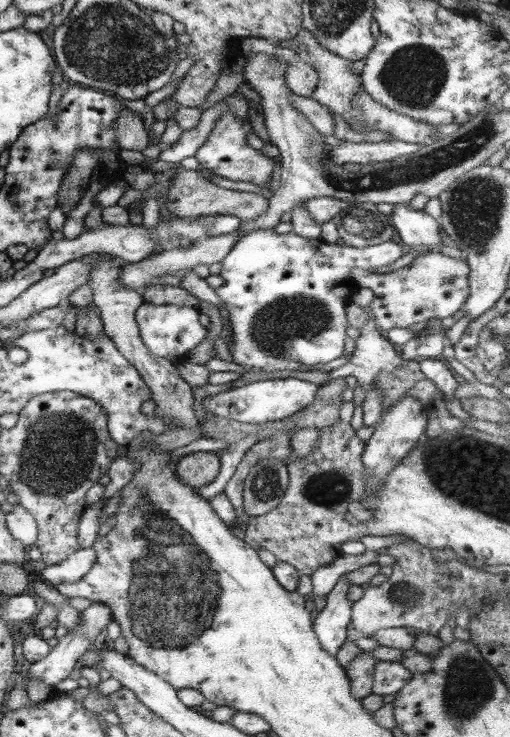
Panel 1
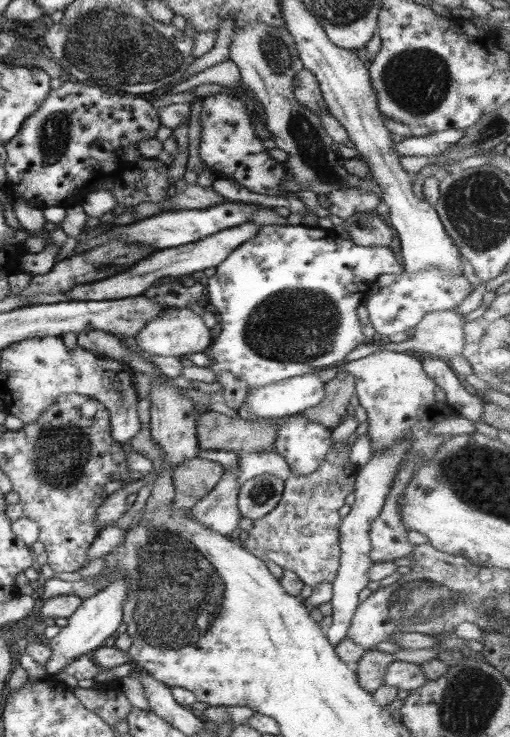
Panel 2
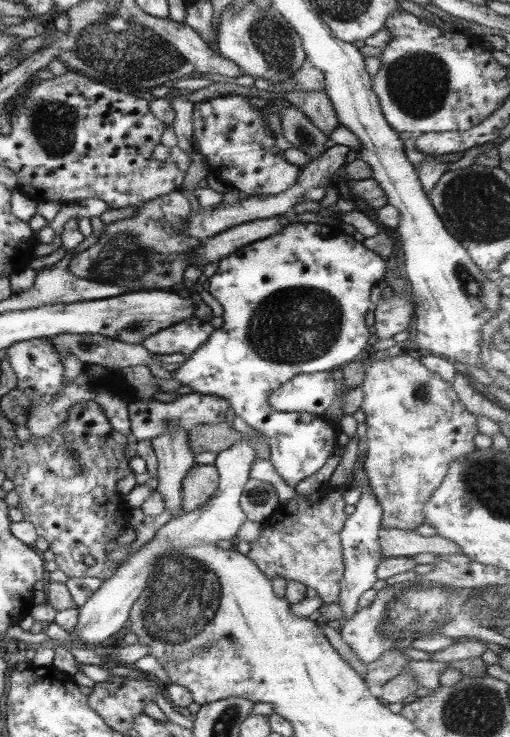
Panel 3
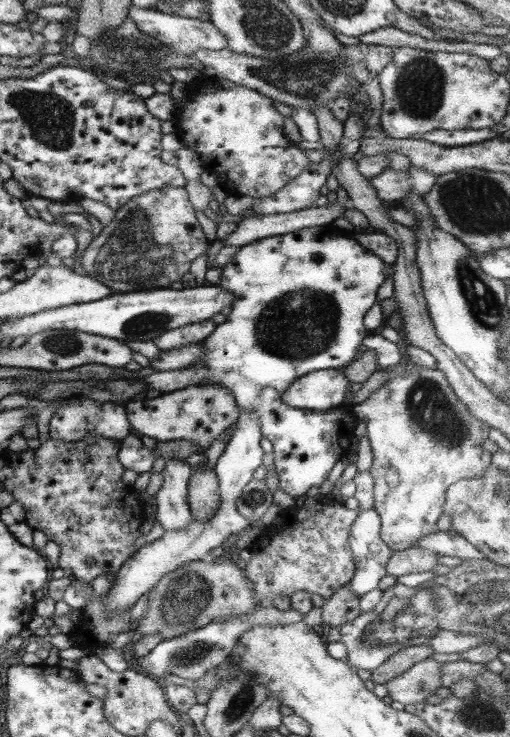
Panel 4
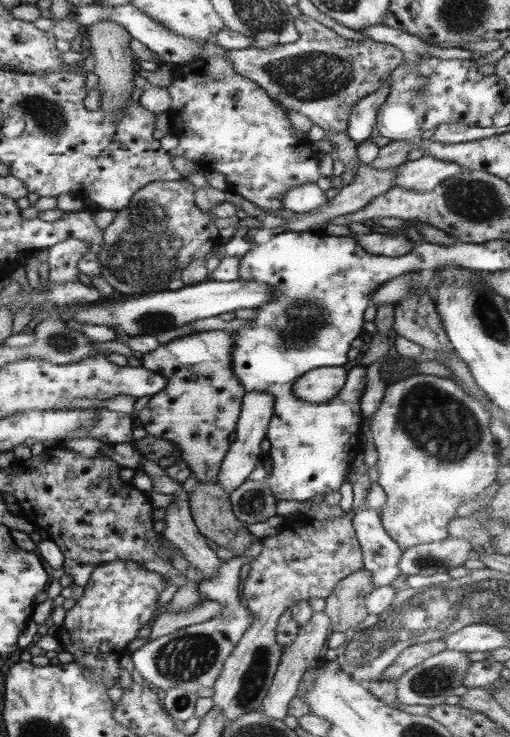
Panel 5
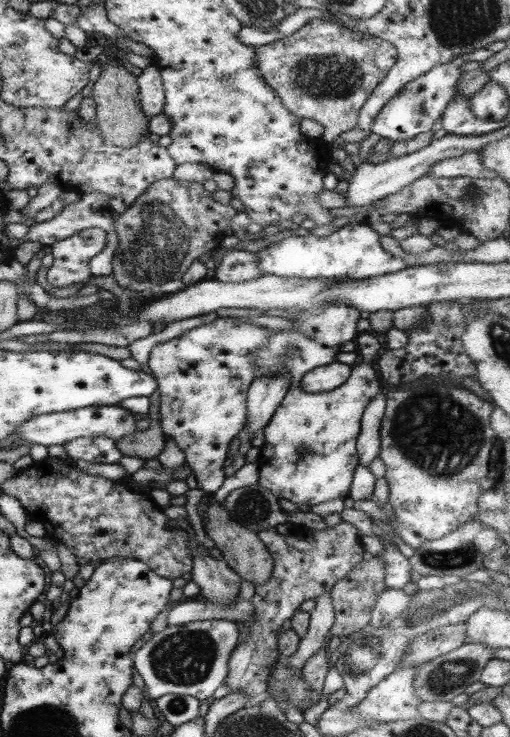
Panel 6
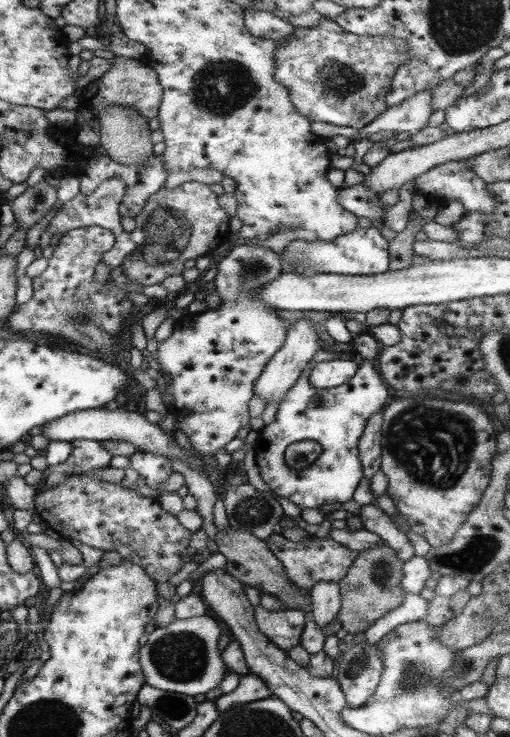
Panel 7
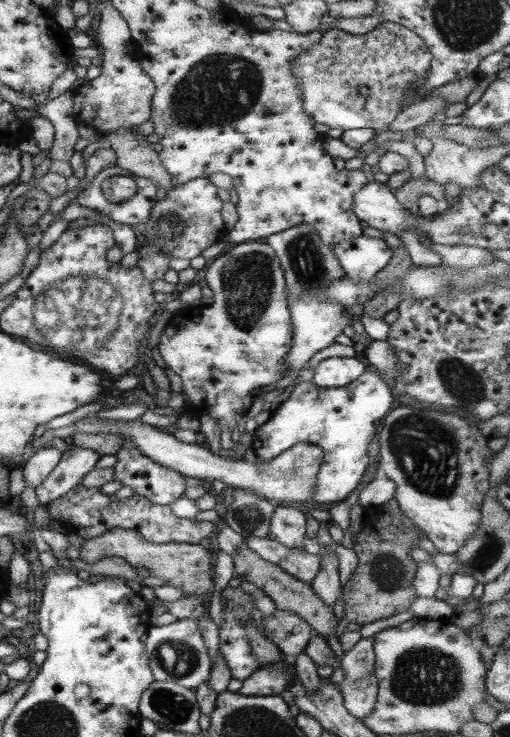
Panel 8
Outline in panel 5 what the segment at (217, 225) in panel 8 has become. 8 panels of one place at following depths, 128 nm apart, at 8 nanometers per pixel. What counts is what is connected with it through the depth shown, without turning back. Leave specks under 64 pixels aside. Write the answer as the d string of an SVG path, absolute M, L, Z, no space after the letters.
M188 179L154 181L143 186L131 198L130 204L117 211L114 221L103 229L104 248L98 253L100 276L114 288L116 296L152 295L166 291L173 280L179 280L182 272L196 259L205 256L222 244L219 230L212 218L226 218L238 214L239 207L228 201L214 205L209 211L200 210L195 203L195 187Z

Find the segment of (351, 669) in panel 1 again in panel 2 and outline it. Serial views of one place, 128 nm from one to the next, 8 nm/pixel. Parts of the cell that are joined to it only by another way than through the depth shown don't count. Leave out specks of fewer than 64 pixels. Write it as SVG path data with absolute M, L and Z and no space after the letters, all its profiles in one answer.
M367 650L354 669L356 671L360 686L373 693L384 685L385 670L396 661L396 657L391 653L378 650Z

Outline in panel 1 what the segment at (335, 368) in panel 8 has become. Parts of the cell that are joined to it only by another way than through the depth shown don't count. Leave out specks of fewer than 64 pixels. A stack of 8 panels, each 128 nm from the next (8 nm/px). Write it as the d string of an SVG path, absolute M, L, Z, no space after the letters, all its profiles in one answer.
M291 377L255 381L206 398L203 401L203 413L211 413L243 423L258 423L263 425L264 423L291 417L296 412L300 412L300 410L306 408L306 406L312 405L319 387L316 383Z

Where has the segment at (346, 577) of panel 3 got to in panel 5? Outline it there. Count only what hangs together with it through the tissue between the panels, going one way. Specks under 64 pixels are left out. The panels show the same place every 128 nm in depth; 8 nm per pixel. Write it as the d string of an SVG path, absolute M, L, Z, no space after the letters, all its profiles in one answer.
M358 509L352 516L356 540L363 554L363 567L371 572L376 587L390 586L400 574L403 550L390 538L376 509Z

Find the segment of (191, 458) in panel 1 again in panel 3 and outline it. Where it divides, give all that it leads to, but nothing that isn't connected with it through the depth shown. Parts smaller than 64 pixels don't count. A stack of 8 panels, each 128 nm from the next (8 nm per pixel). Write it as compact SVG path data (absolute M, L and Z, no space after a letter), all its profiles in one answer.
M195 463L182 481L182 508L184 512L198 510L205 505L219 485L217 468L212 464Z

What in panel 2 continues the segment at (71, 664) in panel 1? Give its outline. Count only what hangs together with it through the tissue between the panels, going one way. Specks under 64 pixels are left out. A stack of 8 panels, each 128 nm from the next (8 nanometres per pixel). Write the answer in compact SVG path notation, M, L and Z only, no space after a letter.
M119 578L99 590L94 596L83 599L72 616L68 617L68 624L60 629L58 635L47 638L48 646L53 652L45 664L48 675L62 672L63 668L67 666L67 662L73 659L73 656L88 655L100 646L104 646L104 640L110 638L123 623L123 606L128 585L129 582L125 578Z

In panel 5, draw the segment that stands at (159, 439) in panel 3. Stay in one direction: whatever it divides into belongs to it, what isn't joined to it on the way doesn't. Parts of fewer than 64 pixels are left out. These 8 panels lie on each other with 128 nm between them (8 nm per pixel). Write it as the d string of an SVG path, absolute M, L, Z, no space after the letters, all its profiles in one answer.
M182 483L179 490L171 495L173 496L173 502L165 506L166 516L163 520L166 522L166 527L161 535L170 541L172 546L182 551L183 557L199 571L200 579L210 580L219 573L219 568L222 566L224 560L216 555L216 551L212 550L212 548L206 544L206 538L200 534L201 532L198 530L191 515L189 497L182 488Z

